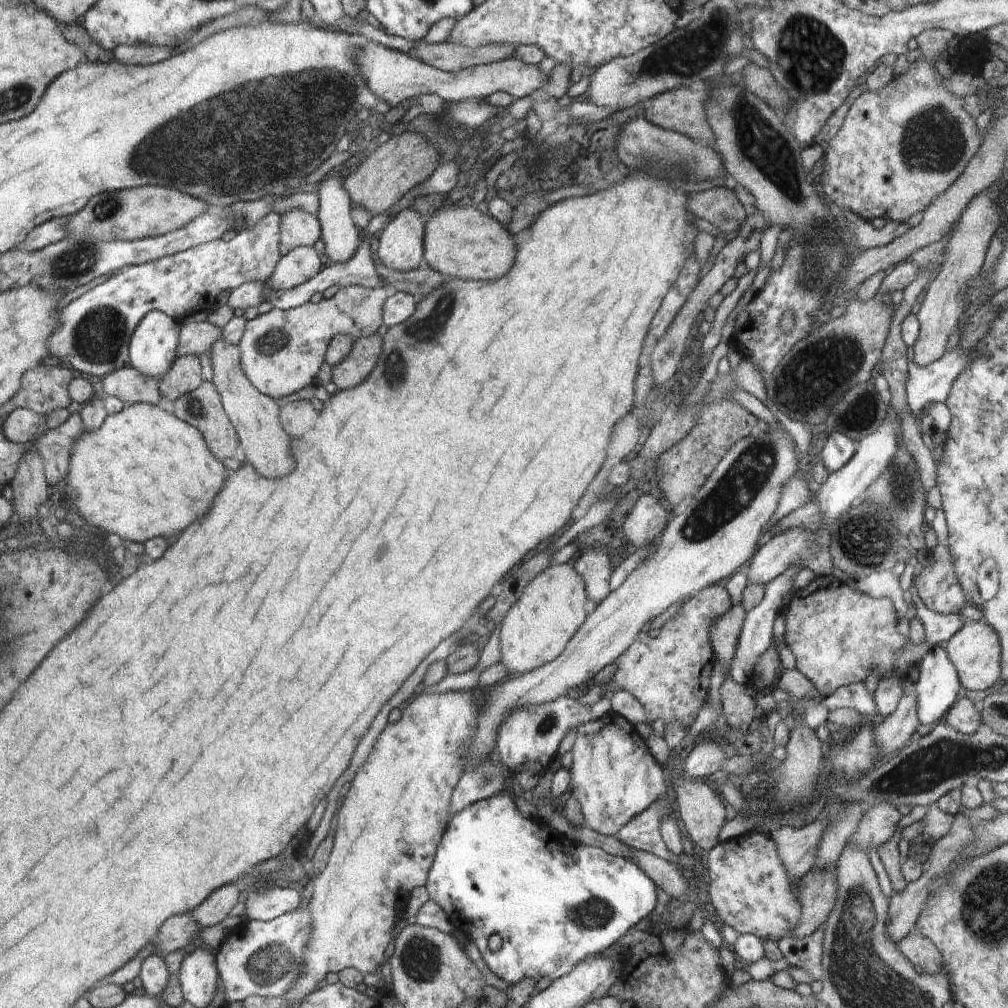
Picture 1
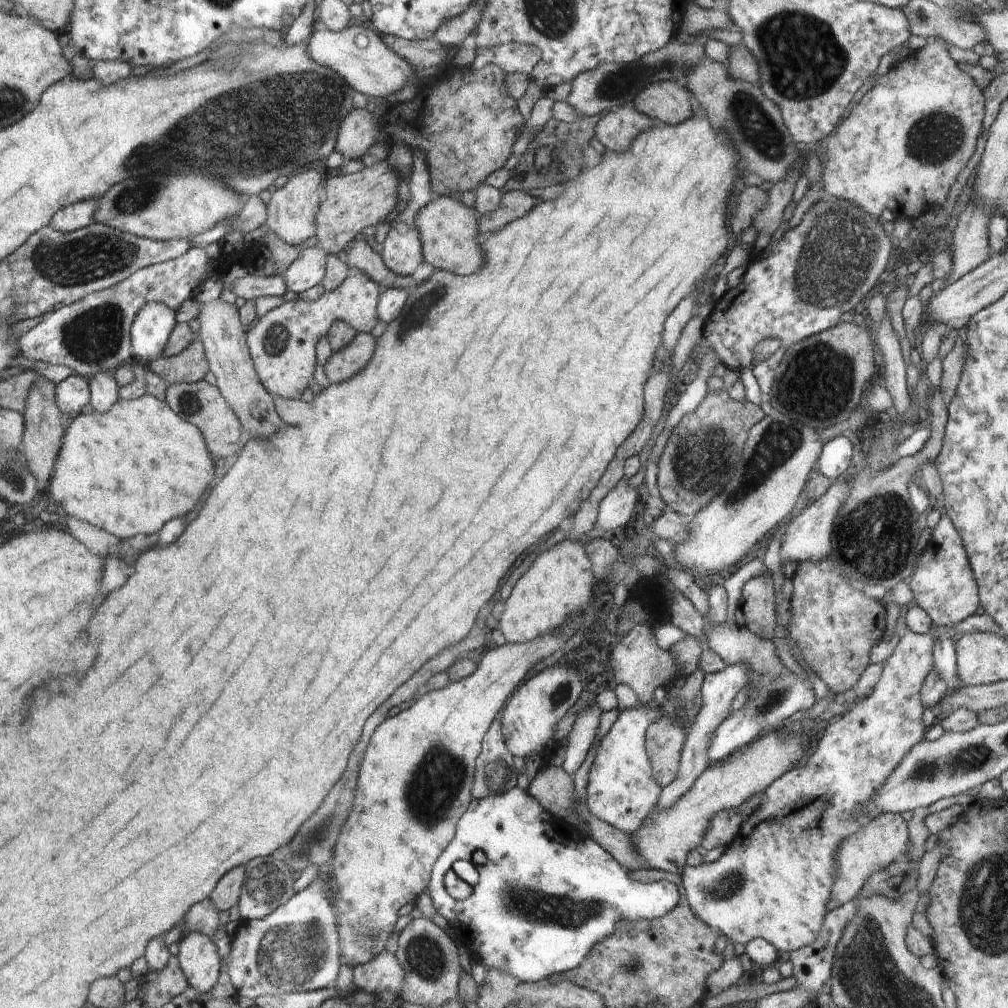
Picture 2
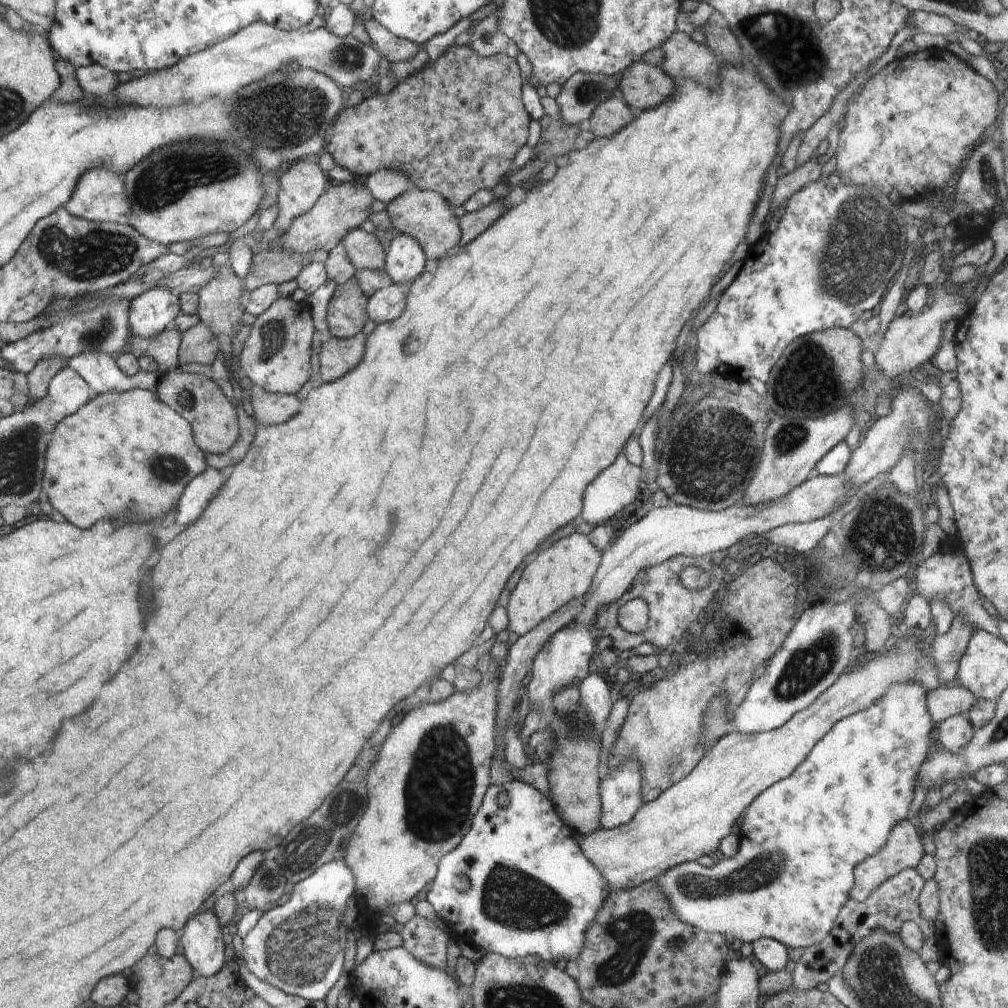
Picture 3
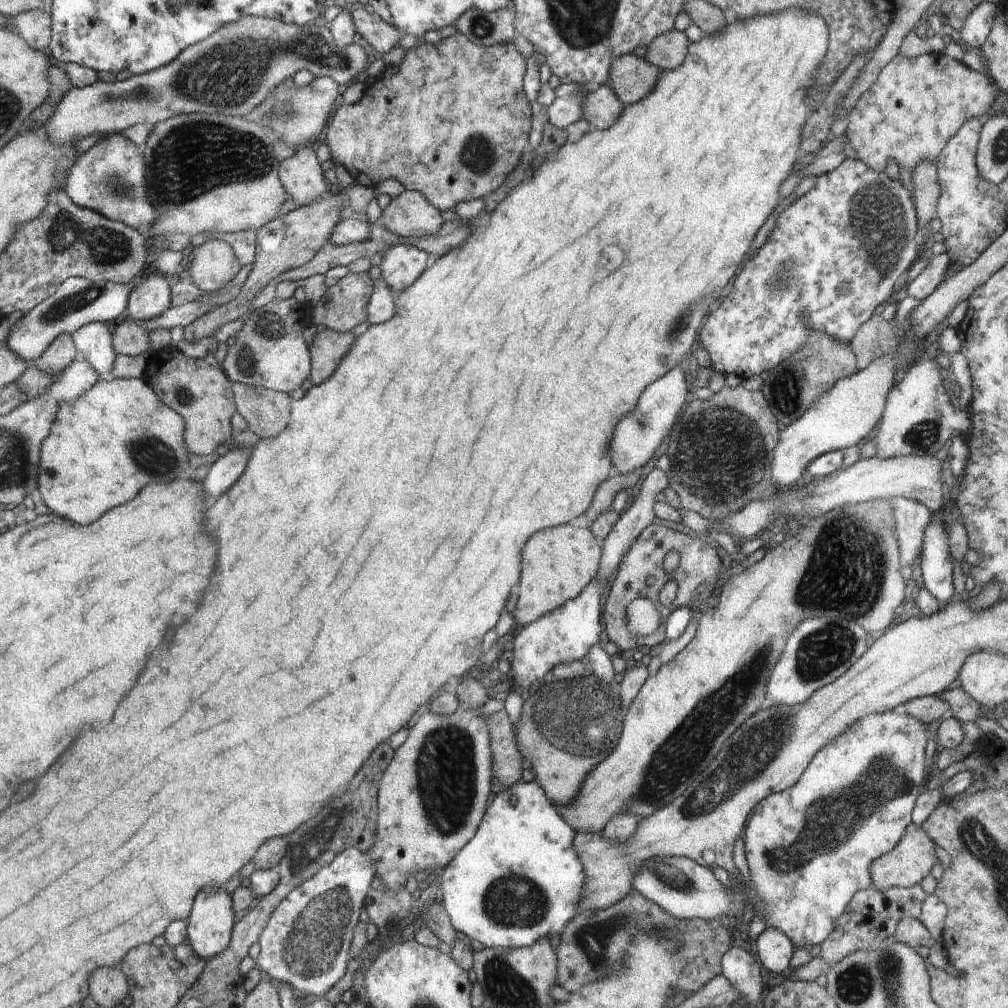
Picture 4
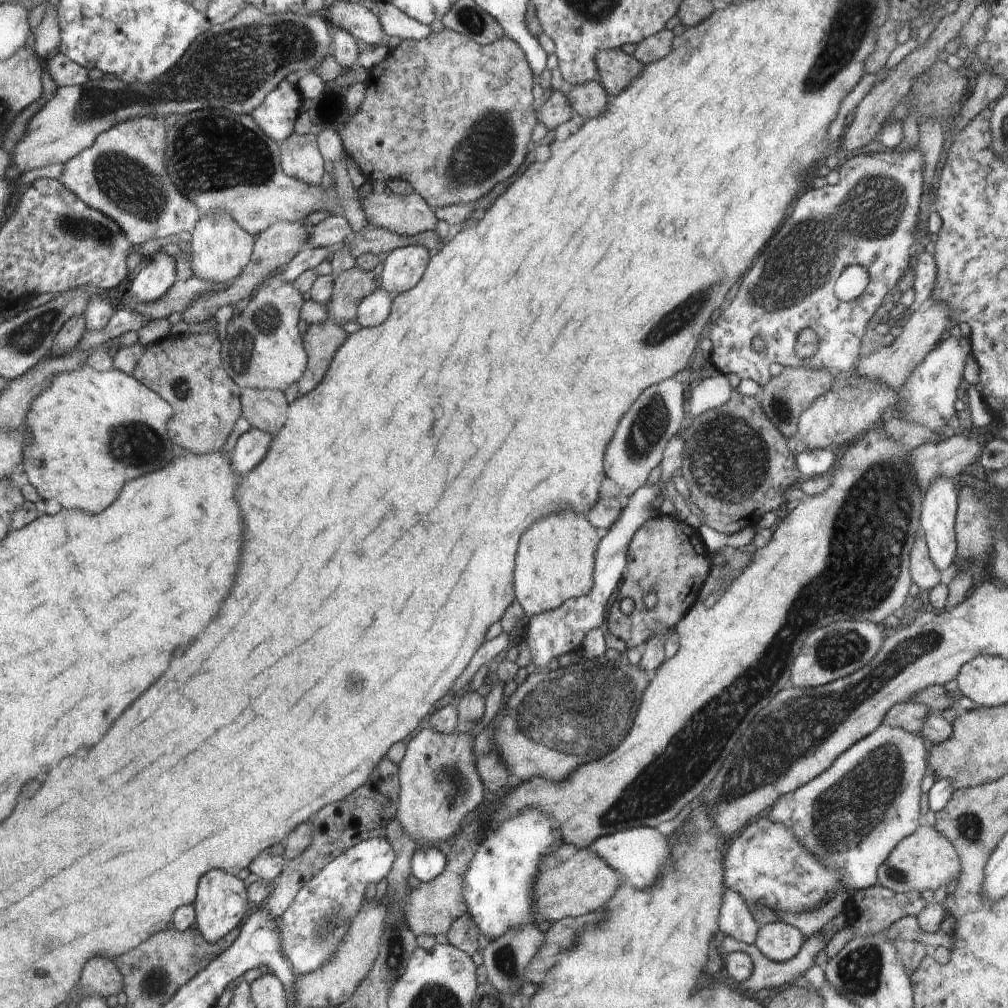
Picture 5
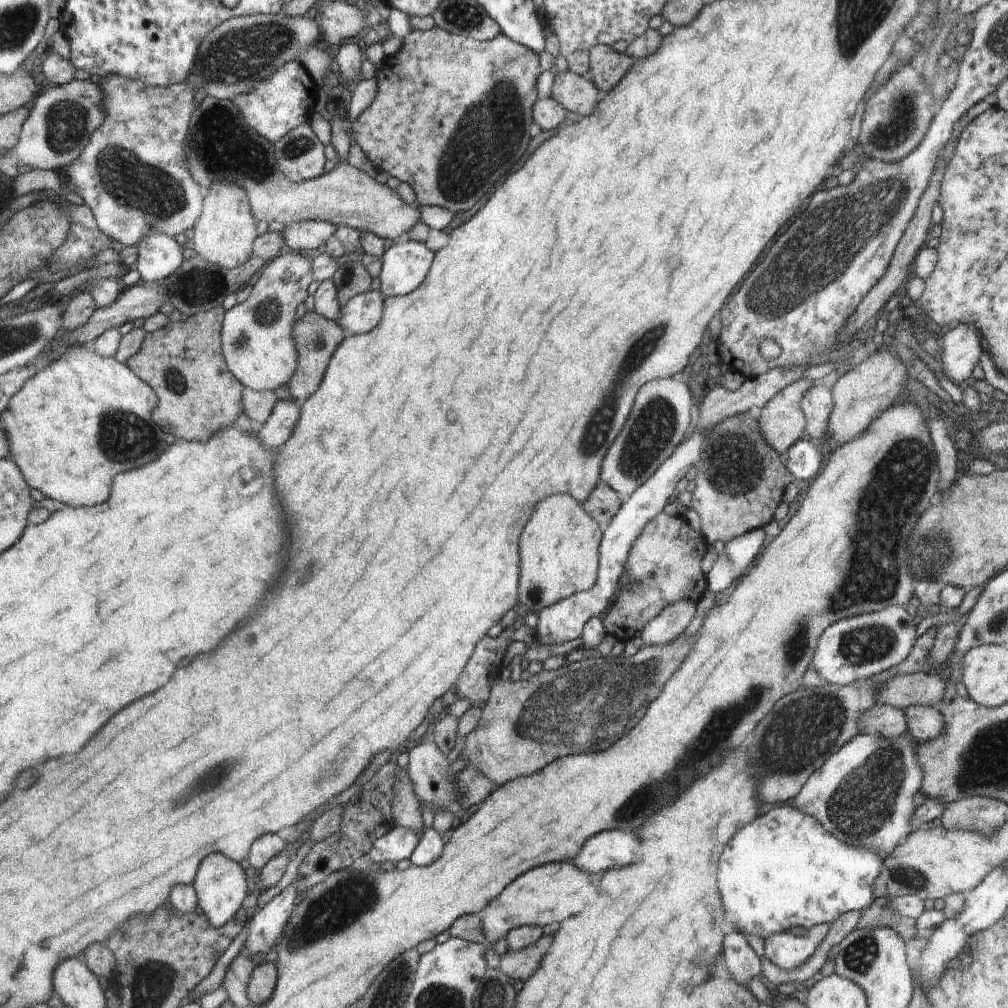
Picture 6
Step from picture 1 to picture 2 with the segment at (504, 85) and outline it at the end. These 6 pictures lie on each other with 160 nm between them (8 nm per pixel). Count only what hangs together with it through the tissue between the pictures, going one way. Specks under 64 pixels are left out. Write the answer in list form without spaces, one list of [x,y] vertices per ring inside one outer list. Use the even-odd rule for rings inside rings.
[[[369,24],[364,27],[346,27],[338,32],[314,30],[307,42],[309,57],[316,64],[335,70],[352,89],[371,100],[384,100],[388,94],[398,92],[405,85],[408,75],[416,74],[417,71],[398,53],[391,51]]]

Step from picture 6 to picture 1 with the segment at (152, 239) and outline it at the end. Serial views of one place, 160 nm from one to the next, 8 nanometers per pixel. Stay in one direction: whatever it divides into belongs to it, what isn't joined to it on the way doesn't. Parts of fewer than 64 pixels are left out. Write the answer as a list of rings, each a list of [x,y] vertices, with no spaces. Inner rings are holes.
[[[162,311],[146,313],[145,318],[134,329],[133,336],[129,340],[129,362],[133,369],[155,379],[164,376],[176,362],[176,346],[178,346],[178,335],[181,323],[177,319],[170,318]]]

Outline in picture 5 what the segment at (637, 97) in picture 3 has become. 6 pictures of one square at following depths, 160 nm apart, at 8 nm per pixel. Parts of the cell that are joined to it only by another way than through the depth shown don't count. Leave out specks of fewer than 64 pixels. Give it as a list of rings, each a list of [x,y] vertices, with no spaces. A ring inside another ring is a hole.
[[[602,49],[596,54],[599,81],[609,93],[617,97],[642,74],[645,65],[622,49]]]

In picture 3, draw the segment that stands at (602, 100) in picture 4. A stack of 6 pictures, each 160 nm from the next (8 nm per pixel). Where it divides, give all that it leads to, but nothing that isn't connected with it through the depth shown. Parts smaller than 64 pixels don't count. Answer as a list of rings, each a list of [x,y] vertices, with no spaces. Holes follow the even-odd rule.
[[[620,95],[610,96],[593,110],[589,118],[590,130],[596,139],[612,137],[626,125],[632,124],[636,114]]]

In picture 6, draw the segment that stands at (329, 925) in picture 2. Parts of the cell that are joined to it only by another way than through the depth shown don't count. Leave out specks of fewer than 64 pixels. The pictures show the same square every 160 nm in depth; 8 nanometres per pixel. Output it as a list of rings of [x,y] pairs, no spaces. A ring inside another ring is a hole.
[[[394,826],[390,832],[377,838],[370,849],[369,856],[372,862],[384,864],[388,860],[400,862],[410,858],[421,839],[421,832],[408,827]]]

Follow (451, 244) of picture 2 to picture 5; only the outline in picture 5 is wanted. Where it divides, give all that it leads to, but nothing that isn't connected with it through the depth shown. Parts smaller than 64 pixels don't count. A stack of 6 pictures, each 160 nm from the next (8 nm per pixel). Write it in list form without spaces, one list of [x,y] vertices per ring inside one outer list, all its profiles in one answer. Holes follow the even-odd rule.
[[[372,192],[361,200],[361,205],[374,226],[404,236],[435,230],[438,222],[436,212],[416,192],[409,195]]]

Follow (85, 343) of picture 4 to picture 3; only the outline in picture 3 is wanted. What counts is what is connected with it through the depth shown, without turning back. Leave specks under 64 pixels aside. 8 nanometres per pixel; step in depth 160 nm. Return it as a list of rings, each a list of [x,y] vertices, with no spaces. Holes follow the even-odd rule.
[[[92,347],[75,354],[67,362],[90,385],[95,395],[110,391],[122,392],[133,388],[155,390],[160,372],[138,371],[134,376],[125,375],[116,364],[114,357]]]

